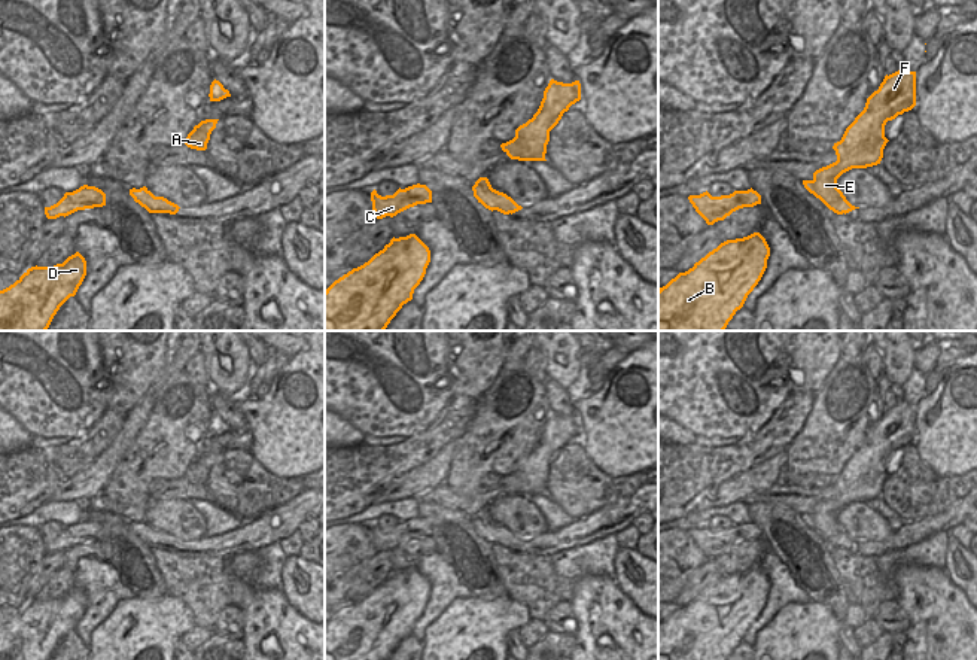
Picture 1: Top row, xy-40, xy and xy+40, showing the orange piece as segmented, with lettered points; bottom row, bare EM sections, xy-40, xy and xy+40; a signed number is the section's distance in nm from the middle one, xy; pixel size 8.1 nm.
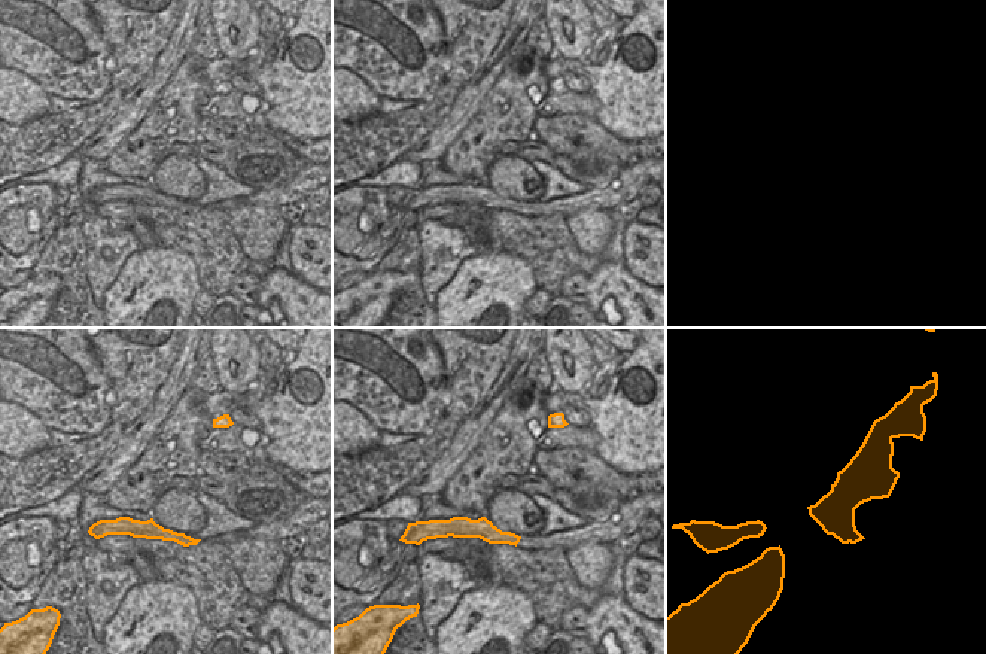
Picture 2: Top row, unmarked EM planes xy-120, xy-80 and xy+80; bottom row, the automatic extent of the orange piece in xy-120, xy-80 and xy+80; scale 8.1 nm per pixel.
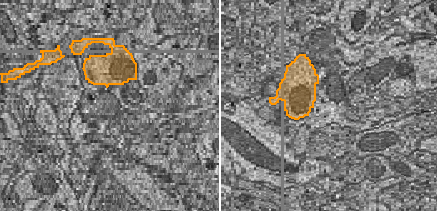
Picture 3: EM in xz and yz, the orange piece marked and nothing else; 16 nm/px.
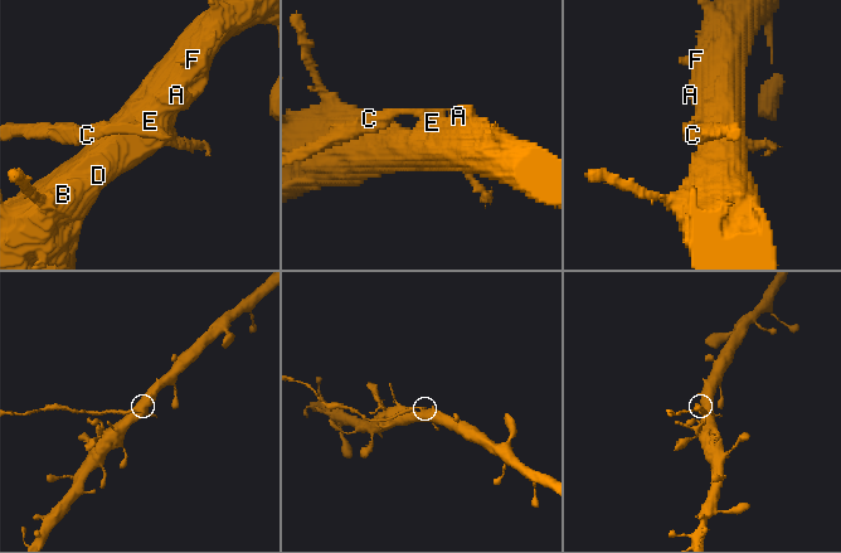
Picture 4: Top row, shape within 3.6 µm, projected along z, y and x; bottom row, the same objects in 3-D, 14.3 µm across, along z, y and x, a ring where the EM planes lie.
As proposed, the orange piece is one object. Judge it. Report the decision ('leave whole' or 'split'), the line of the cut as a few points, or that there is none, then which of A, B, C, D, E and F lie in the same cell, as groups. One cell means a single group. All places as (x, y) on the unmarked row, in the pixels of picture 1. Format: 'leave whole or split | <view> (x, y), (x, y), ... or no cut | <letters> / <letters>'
split | xy (475, 517), (492, 534), (492, 540), (499, 540), (510, 546) | A B D E F / C

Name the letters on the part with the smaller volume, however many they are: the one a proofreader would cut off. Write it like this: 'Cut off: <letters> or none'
Cut off: C

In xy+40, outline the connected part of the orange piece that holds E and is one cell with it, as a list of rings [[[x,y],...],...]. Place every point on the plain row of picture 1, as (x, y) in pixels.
[[[903,399],[898,405],[886,408],[879,423],[867,432],[864,444],[846,462],[841,474],[834,477],[837,495],[816,504],[812,514],[803,514],[804,521],[824,532],[824,538],[834,547],[846,548],[859,542],[846,533],[837,521],[837,513],[852,502],[880,498],[889,475],[885,471],[886,456],[914,440],[916,405],[908,405]]]

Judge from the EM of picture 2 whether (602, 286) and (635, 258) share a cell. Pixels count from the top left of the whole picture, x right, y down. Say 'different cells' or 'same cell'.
different cells

